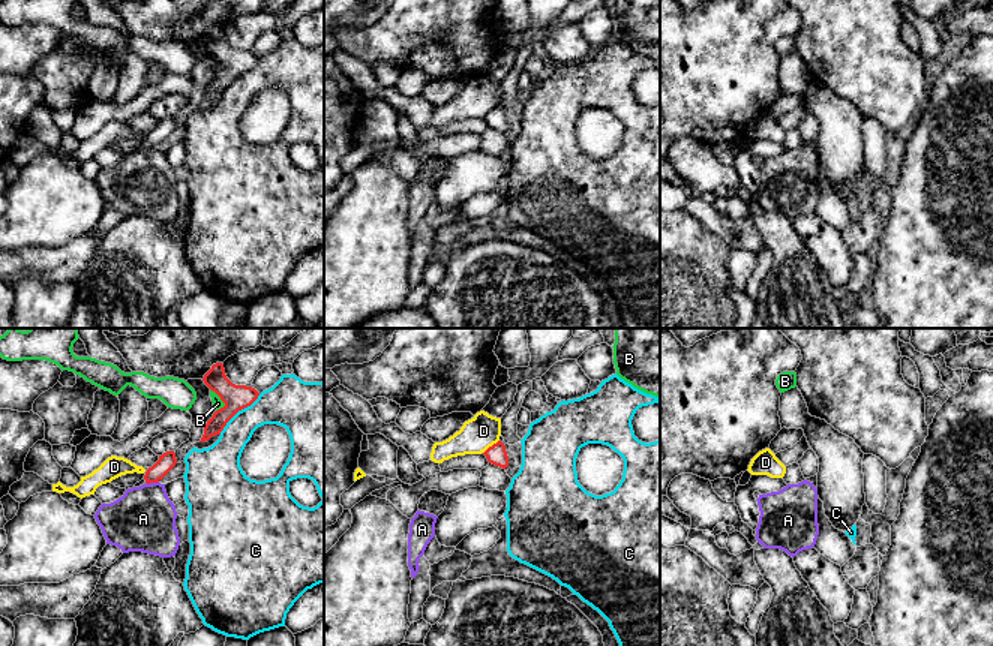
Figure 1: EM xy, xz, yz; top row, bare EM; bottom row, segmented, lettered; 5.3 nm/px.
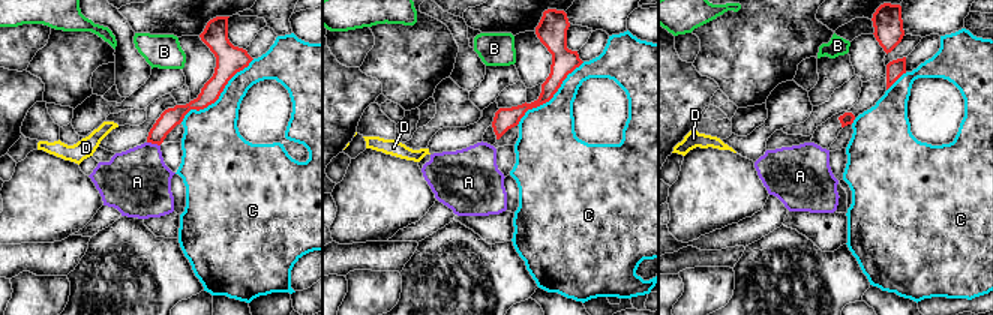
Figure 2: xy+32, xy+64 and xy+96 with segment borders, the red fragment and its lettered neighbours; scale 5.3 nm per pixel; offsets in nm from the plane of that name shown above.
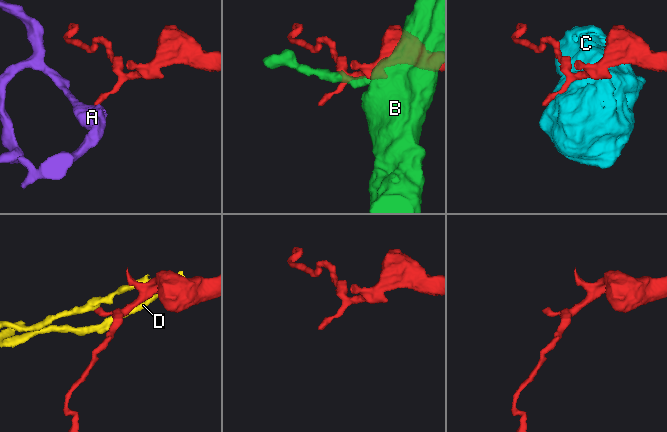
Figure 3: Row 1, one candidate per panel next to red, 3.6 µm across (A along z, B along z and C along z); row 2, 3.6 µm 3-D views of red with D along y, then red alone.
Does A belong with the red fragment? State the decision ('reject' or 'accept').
reject

